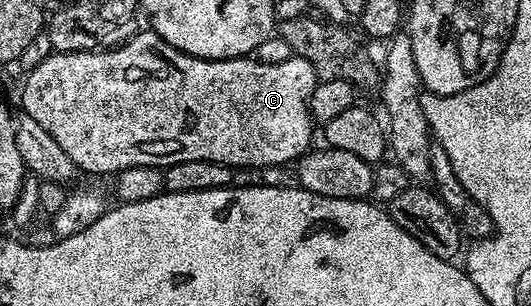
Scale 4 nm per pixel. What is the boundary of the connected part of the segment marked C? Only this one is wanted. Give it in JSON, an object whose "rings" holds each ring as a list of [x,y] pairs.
{"rings":[[[150,30],[136,31],[130,40],[106,50],[96,50],[94,52],[57,52],[52,51],[41,66],[37,66],[32,72],[26,73],[27,81],[23,84],[23,105],[22,111],[29,114],[77,162],[77,166],[84,173],[87,172],[111,172],[118,174],[126,168],[136,168],[137,166],[153,166],[164,170],[172,164],[181,162],[193,162],[194,160],[208,160],[218,164],[226,164],[232,169],[243,167],[271,167],[274,164],[290,165],[298,161],[312,147],[311,128],[313,121],[311,118],[311,95],[317,83],[317,77],[313,66],[305,62],[301,57],[292,55],[291,59],[276,64],[262,64],[258,58],[236,58],[233,60],[202,60],[196,56],[185,54],[169,42],[162,40],[156,32]]]}

